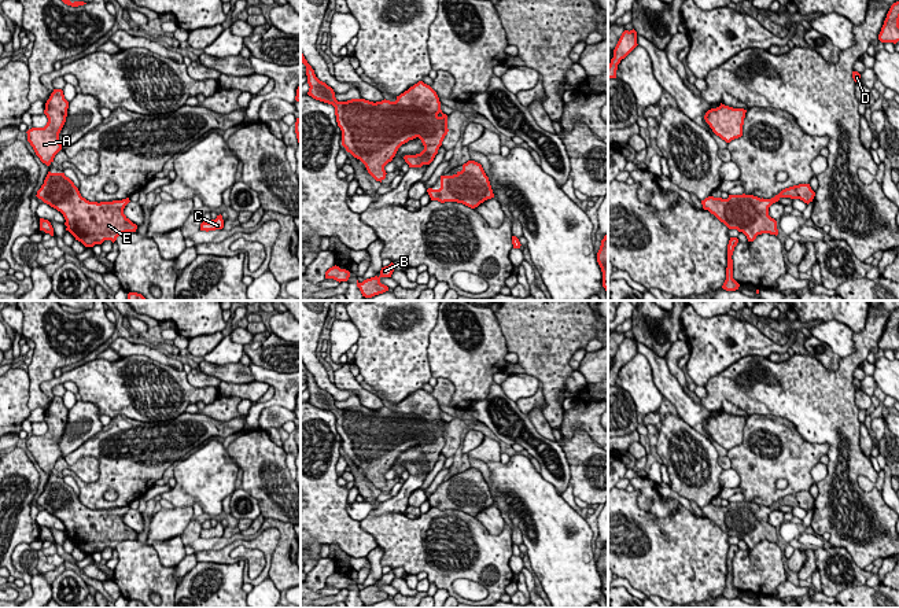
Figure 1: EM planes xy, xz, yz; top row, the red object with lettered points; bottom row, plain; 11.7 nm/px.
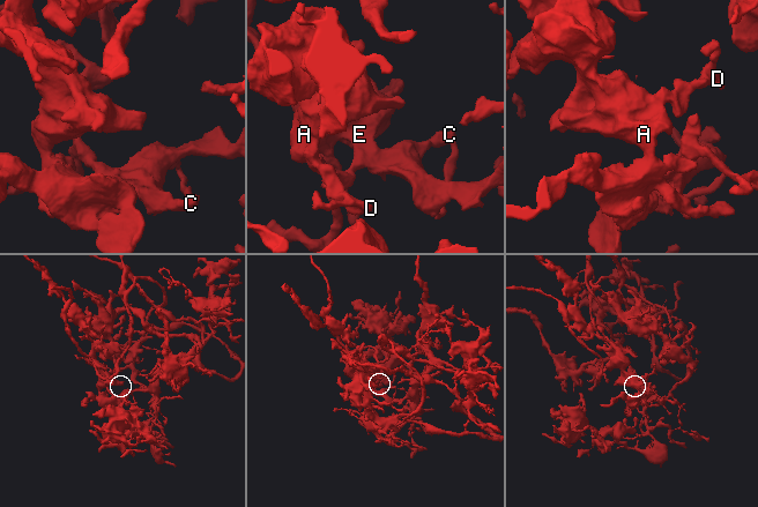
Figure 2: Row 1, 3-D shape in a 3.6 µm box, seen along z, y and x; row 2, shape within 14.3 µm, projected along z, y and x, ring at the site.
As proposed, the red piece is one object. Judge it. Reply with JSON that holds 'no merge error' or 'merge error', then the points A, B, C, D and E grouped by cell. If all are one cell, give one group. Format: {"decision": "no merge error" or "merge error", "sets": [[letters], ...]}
{"decision": "no merge error", "sets": [["A", "B", "C", "D", "E"]]}

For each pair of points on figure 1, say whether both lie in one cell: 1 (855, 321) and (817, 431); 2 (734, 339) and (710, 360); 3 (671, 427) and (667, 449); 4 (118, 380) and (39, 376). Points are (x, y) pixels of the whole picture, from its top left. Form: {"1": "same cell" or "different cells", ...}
{"1": "different cells", "2": "same cell", "3": "same cell", "4": "different cells"}

